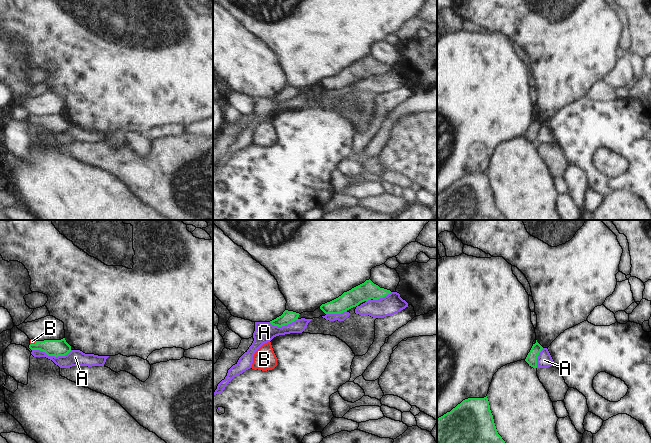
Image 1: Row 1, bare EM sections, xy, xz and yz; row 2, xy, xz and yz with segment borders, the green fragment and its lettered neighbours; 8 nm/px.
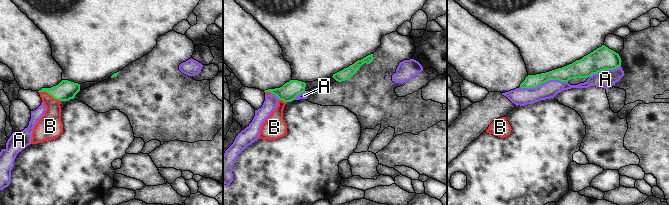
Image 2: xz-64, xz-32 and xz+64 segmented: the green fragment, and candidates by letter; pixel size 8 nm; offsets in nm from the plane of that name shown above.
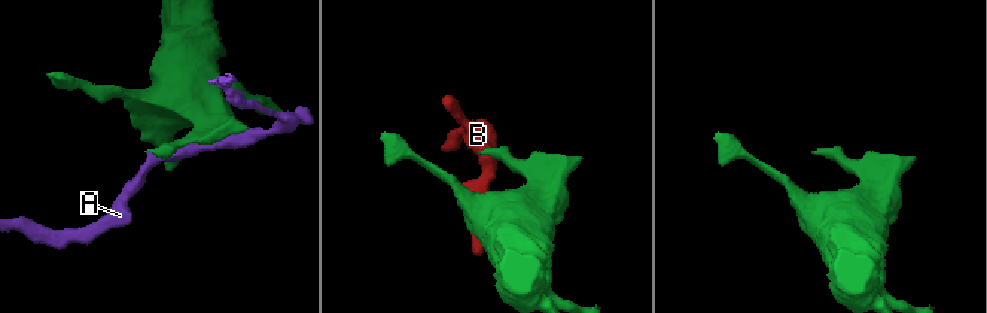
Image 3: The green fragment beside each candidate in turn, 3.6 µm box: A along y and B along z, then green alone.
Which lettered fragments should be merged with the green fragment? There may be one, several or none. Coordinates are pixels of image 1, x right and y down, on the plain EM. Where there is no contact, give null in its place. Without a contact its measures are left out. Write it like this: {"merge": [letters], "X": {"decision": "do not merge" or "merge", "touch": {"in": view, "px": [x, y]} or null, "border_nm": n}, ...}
{"merge": ["B"], "A": {"decision": "do not merge", "touch": {"in": "xy", "px": [52, 131]}, "border_nm": 320}, "B": {"decision": "merge", "touch": {"in": "xy", "px": [33, 120]}, "border_nm": 60}}

